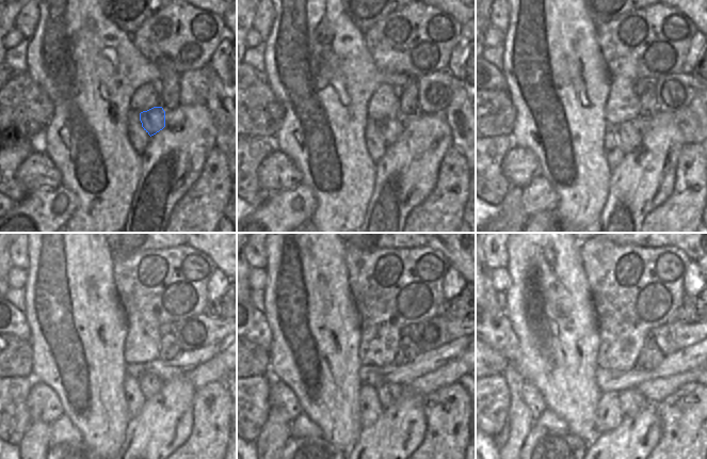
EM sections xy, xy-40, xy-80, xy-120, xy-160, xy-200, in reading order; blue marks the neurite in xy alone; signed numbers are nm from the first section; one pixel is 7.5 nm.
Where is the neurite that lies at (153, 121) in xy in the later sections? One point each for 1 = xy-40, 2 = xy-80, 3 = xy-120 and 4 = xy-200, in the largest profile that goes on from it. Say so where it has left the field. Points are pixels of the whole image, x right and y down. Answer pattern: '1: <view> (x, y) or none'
1: xy-40 (390, 128)
2: xy-80 (628, 137)
3: xy-120 (149, 384)
4: xy-200 (631, 401)

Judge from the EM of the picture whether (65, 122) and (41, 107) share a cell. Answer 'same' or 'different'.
different

